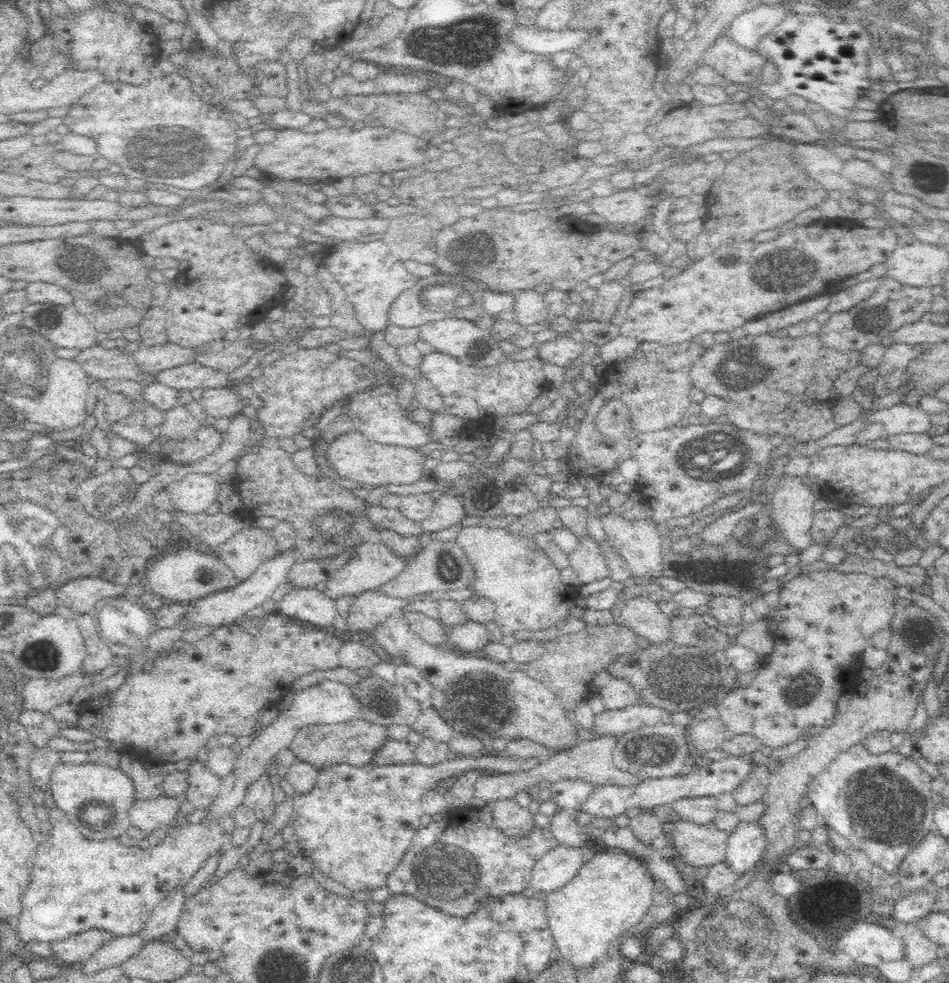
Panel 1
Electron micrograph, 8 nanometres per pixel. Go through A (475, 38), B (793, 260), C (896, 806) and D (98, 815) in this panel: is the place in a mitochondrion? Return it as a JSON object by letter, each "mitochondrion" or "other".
{"A":"mitochondrion","B":"mitochondrion","C":"mitochondrion","D":"mitochondrion"}

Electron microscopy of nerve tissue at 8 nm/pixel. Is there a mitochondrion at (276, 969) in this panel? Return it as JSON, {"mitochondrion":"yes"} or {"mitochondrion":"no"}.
{"mitochondrion":"yes"}

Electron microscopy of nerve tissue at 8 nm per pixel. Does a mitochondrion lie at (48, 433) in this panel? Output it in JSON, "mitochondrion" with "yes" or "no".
{"mitochondrion":"no"}

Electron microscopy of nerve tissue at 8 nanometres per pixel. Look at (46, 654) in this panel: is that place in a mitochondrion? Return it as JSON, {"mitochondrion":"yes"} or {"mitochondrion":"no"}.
{"mitochondrion":"yes"}

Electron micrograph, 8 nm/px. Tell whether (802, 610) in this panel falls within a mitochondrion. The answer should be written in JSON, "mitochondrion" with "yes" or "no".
{"mitochondrion":"no"}

